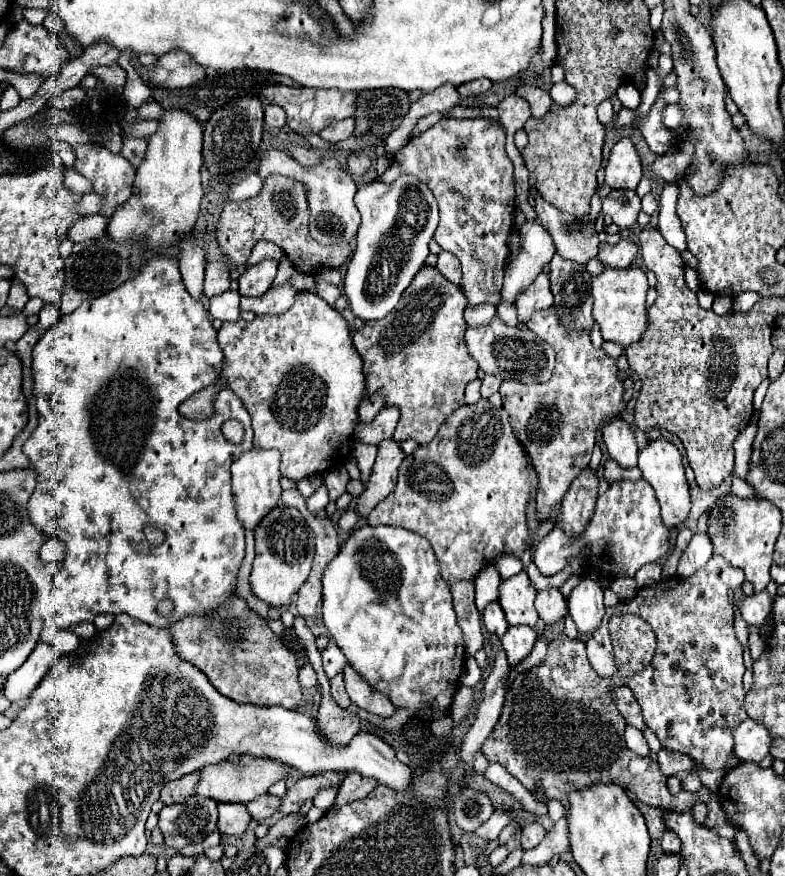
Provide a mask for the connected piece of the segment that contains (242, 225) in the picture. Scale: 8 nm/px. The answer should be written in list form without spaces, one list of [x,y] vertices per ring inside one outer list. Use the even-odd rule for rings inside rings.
[[[269,176],[255,198],[243,202],[225,202],[217,222],[217,244],[221,252],[235,264],[245,264],[251,248],[259,240],[277,244],[291,264],[303,274],[317,274],[325,268],[339,268],[351,258],[351,246],[323,246],[309,234],[309,206],[303,182],[287,176]]]

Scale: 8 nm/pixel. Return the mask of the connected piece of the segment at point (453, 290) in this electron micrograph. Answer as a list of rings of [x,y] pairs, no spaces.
[[[425,266],[419,270],[419,274],[413,278],[411,286],[403,292],[399,304],[395,310],[377,322],[367,322],[361,330],[353,334],[353,344],[357,352],[363,356],[365,364],[365,376],[367,376],[367,390],[383,390],[385,404],[399,406],[401,418],[399,418],[393,439],[397,443],[413,438],[419,444],[427,444],[455,408],[463,404],[463,390],[465,386],[477,378],[477,362],[467,352],[465,346],[465,294],[459,286],[449,282],[437,268]]]

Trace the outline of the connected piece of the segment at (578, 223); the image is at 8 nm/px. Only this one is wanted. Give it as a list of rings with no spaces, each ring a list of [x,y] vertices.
[[[541,194],[535,196],[535,202],[535,212],[553,236],[559,256],[563,256],[565,260],[575,260],[579,264],[585,264],[587,260],[597,256],[599,238],[589,216],[579,220],[577,216],[561,212]]]

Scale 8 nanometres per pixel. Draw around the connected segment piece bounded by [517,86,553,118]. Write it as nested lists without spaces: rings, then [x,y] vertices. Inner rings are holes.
[[[521,86],[517,90],[523,98],[527,98],[527,102],[531,104],[531,114],[535,118],[541,118],[543,114],[549,112],[549,108],[553,106],[553,98],[549,96],[549,92],[537,88],[537,86]]]

